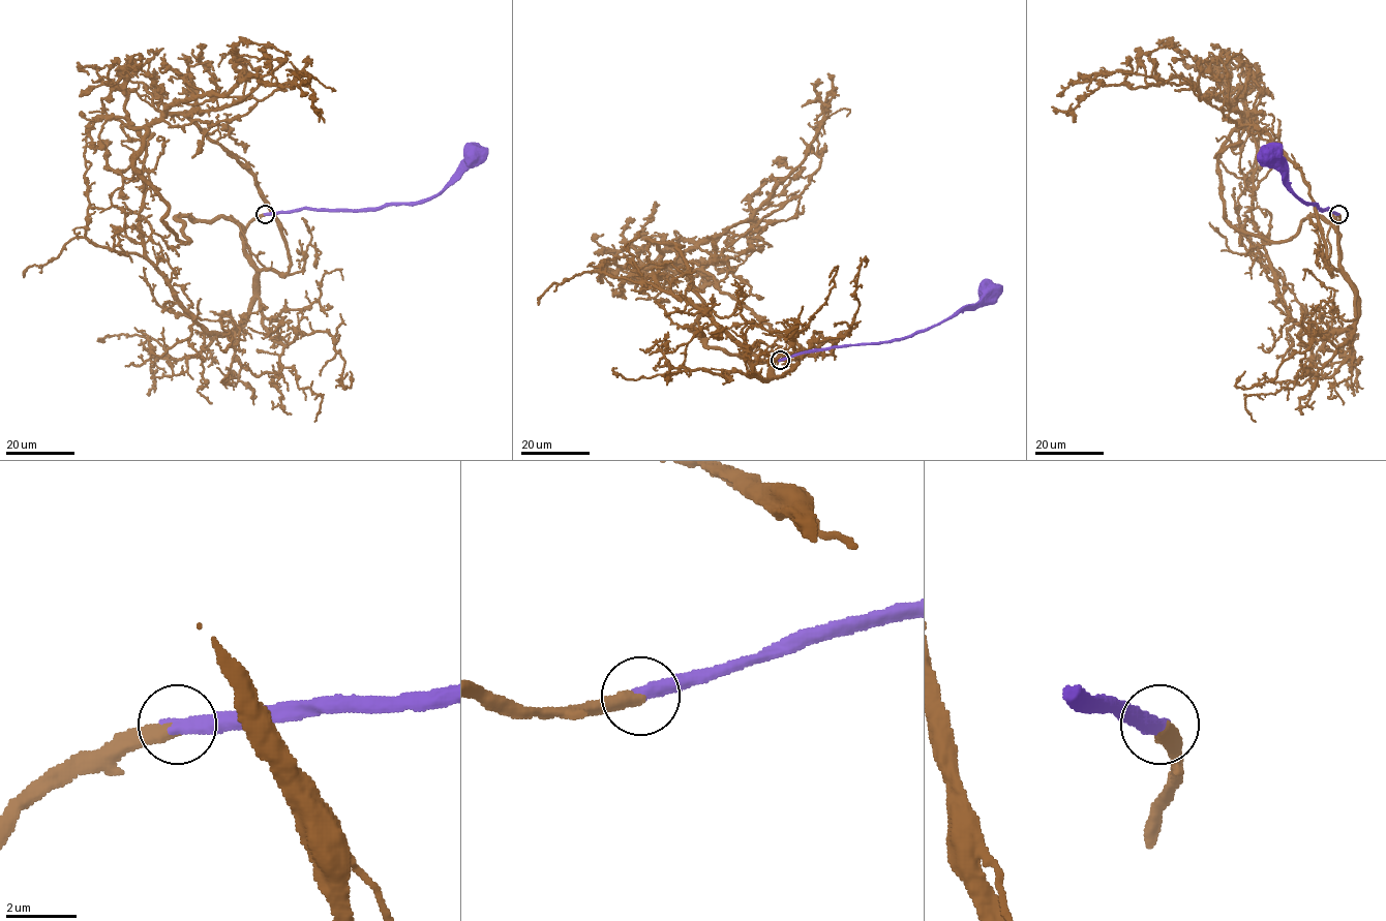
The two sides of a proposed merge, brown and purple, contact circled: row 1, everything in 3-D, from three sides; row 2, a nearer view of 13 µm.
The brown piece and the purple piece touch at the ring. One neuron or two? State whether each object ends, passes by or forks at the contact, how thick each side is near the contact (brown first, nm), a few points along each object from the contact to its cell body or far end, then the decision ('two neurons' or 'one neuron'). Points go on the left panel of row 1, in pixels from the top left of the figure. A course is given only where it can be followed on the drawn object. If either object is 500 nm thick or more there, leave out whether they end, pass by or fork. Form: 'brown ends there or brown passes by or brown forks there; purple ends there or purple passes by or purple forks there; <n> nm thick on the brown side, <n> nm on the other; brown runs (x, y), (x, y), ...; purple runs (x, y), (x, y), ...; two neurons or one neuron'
brown ends there; purple ends there; 440 nm thick on the brown side, 420 nm on the other; brown runs (265, 214), (244, 244), (258, 268), (287, 273), (281, 224), (258, 182), (188, 117), (300, 72), (312, 106); purple runs (265, 214), (301, 209), (372, 209), (391, 204), (419, 204), (438, 194), (477, 154); one neuron

